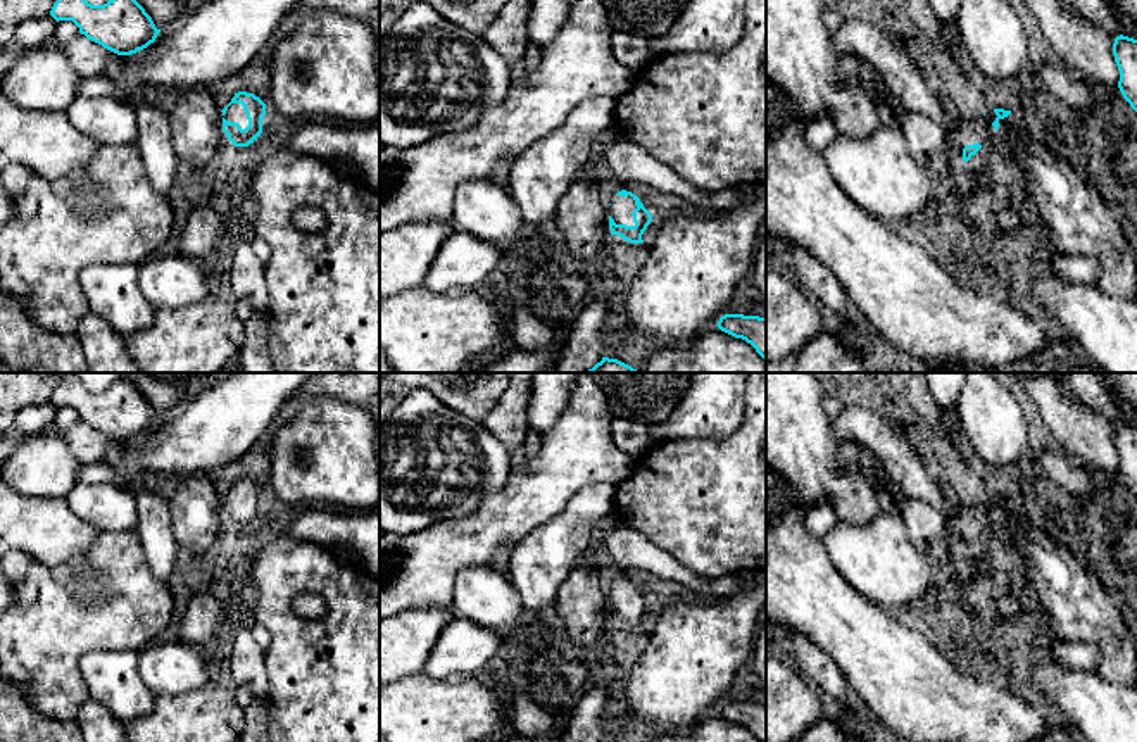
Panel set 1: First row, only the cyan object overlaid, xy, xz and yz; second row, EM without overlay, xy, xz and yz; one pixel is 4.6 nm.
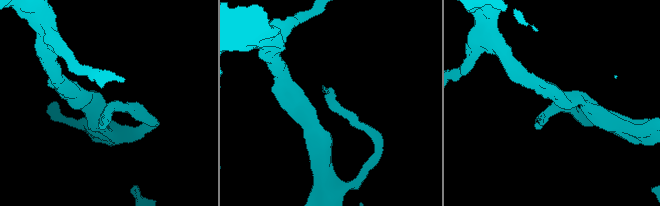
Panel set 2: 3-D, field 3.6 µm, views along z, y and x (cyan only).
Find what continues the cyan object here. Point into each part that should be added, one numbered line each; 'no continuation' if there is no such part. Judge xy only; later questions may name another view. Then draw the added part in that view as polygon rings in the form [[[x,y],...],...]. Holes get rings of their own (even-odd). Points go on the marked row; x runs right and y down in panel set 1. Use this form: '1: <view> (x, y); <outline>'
1: xy (235, 113); [[[231,104],[223,117],[229,123],[238,123],[242,129],[248,126],[248,119],[242,104]]]

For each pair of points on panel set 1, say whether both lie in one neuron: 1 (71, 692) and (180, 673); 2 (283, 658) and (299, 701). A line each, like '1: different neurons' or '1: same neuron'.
1: different neurons
2: same neuron

